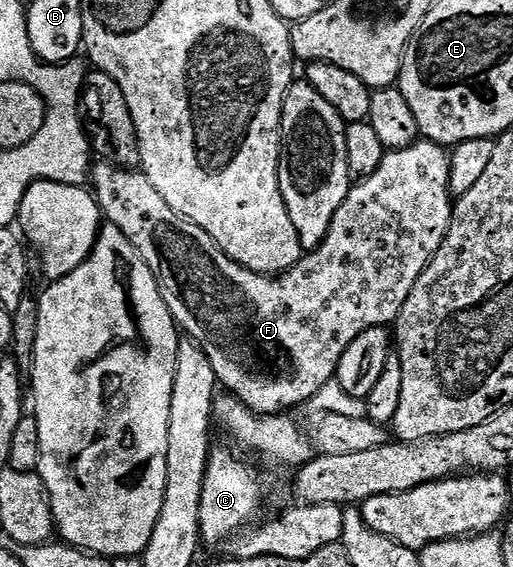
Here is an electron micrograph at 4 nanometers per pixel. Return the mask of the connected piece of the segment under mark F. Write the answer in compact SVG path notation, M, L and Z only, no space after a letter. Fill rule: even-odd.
M422 139L416 144L406 148L394 148L386 151L383 162L379 162L379 170L375 174L358 179L350 187L347 198L339 210L335 210L335 218L327 230L327 238L318 248L312 249L308 254L302 255L301 260L294 268L276 276L262 276L259 272L252 272L243 267L242 264L236 264L231 257L225 255L218 248L214 240L204 232L199 226L192 224L190 220L183 219L178 212L171 210L167 202L163 202L163 194L151 186L151 182L145 177L145 173L140 170L130 170L127 168L117 168L113 164L97 162L91 168L91 191L97 198L97 204L101 207L102 217L108 223L119 226L123 234L137 248L139 255L149 263L153 273L157 276L157 285L161 288L163 302L171 310L174 320L177 321L180 331L188 339L193 340L207 354L211 366L215 370L220 387L226 393L232 394L236 399L245 405L246 409L253 414L281 414L284 408L293 408L296 404L305 404L312 401L337 375L337 367L351 342L359 338L372 328L383 328L392 325L396 321L397 315L403 310L403 302L411 294L415 282L419 282L419 274L431 262L431 258L439 250L443 238L449 229L449 223L453 217L454 197L449 191L449 162L451 156L442 145L433 143L432 140Z

